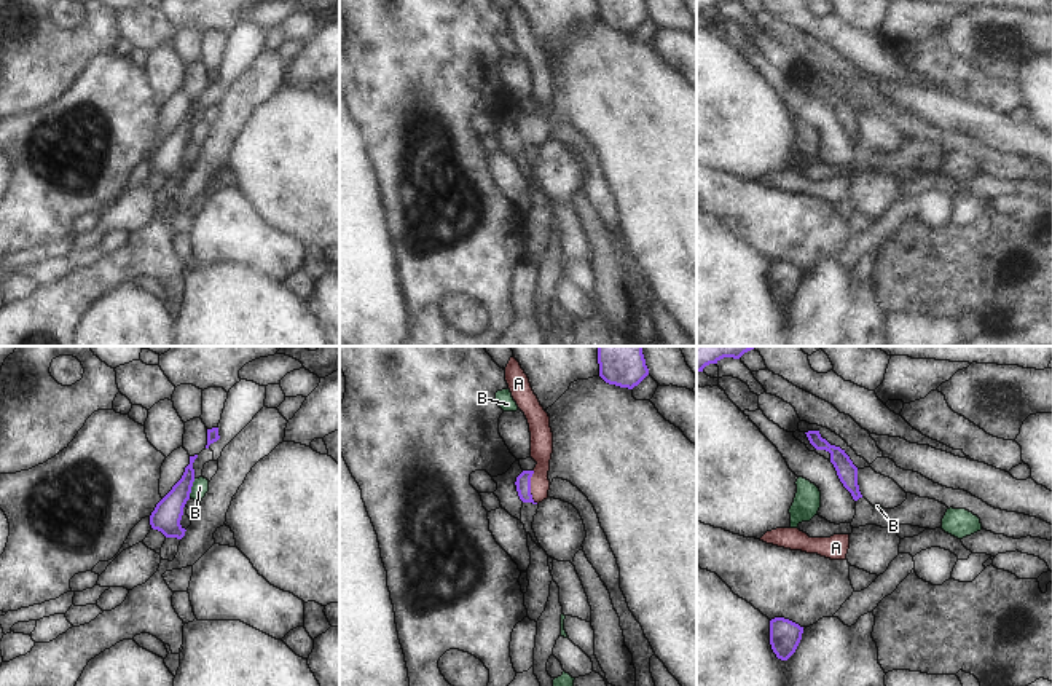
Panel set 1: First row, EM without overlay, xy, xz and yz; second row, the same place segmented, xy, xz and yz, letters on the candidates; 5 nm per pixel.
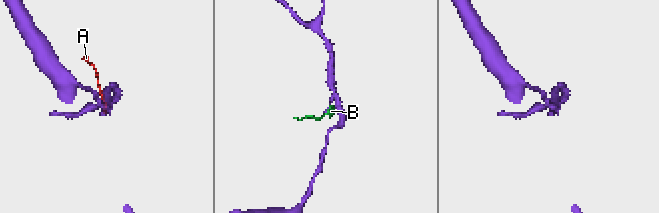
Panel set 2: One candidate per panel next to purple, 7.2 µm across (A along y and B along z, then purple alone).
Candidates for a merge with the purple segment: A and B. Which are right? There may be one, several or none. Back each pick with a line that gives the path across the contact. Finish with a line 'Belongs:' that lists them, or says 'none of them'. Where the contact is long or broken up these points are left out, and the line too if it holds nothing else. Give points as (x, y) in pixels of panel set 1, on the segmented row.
A: Path across: xz (523, 480), (529, 487), (541, 471), (541, 439)
Belongs: A

